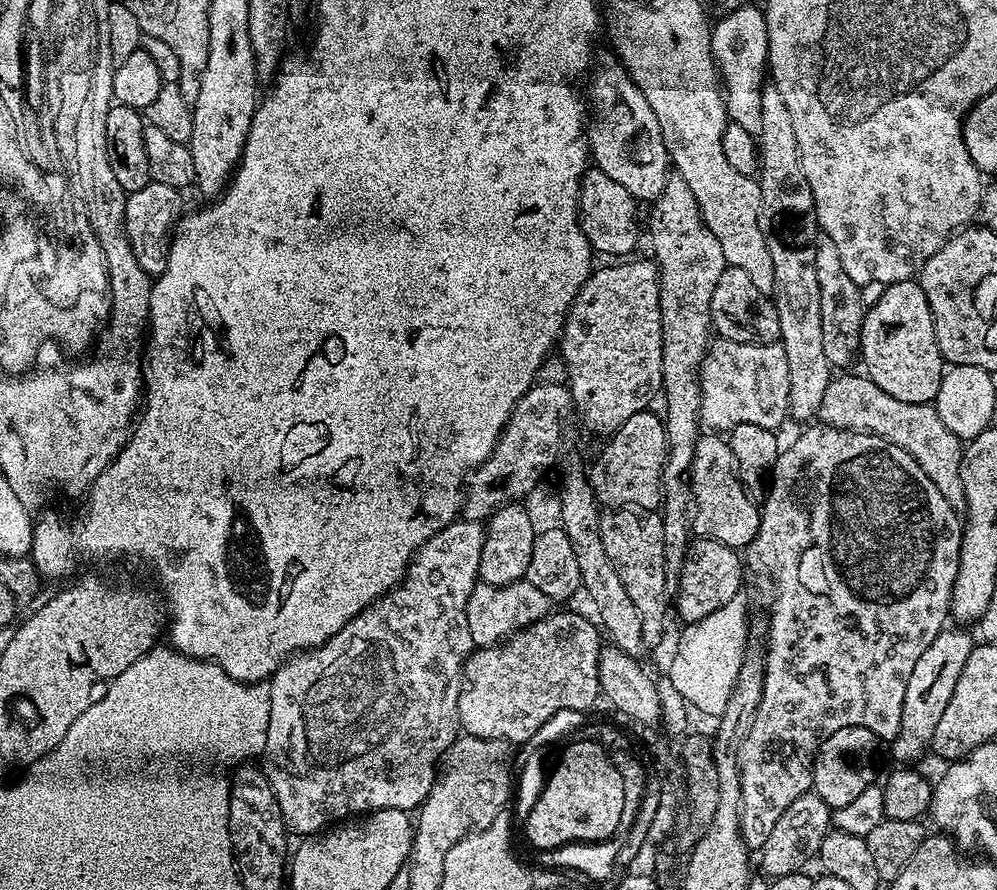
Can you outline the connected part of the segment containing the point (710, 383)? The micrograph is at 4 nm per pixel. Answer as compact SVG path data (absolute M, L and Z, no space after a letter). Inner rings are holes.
M713 339L700 365L699 381L700 422L705 429L728 434L738 426L749 424L776 430L784 419L789 419L790 370L786 350L778 342L739 344Z

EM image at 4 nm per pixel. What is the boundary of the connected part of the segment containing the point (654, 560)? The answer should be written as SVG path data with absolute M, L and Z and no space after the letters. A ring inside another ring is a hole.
M617 508L601 515L600 533L606 558L622 580L630 601L641 616L641 642L645 649L656 648L664 636L664 559L662 558L662 522L659 511L641 512L635 508Z

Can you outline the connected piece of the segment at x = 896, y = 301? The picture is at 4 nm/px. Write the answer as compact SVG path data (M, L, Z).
M915 279L889 284L881 292L884 293L873 304L871 301L870 307L865 311L864 325L860 331L860 356L868 367L866 375L883 392L890 394L890 398L898 398L898 402L932 404L942 386L946 365L938 350L934 334L934 318L926 302L926 294Z

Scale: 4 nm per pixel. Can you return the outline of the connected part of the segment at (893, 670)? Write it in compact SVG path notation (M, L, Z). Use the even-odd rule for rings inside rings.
M827 426L819 427L806 429L789 448L787 445L780 455L776 457L776 464L772 467L770 483L767 485L766 495L763 497L762 507L760 508L758 534L754 534L754 538L742 552L742 560L746 565L747 571L749 573L761 572L762 575L769 576L772 579L773 592L772 613L768 616L768 649L765 650L764 658L762 658L764 689L762 690L760 699L755 701L754 708L756 708L756 713L753 716L751 713L750 723L747 725L740 746L736 750L736 764L740 767L740 834L744 838L745 845L752 850L759 850L763 846L766 838L770 835L770 830L773 830L774 824L785 813L786 808L800 795L805 795L809 792L812 787L812 764L816 761L816 755L822 746L822 742L826 738L830 738L830 734L834 734L834 730L842 730L846 726L862 726L866 730L873 732L876 735L877 741L890 742L895 738L898 734L898 726L902 722L902 698L906 698L906 682L910 682L910 673L914 671L914 662L918 662L918 658L924 653L926 646L930 646L930 642L934 642L934 638L938 638L938 634L944 631L946 625L949 623L951 592L954 590L954 578L958 576L962 520L958 512L952 509L955 507L950 506L950 501L938 490L938 486L934 486L934 482L930 482L926 470L922 470L922 466L918 466L918 462L914 462L914 458L910 454L906 454L906 450L902 450L898 446L886 442L880 436L872 435L871 432L853 432L846 428L829 428Z

